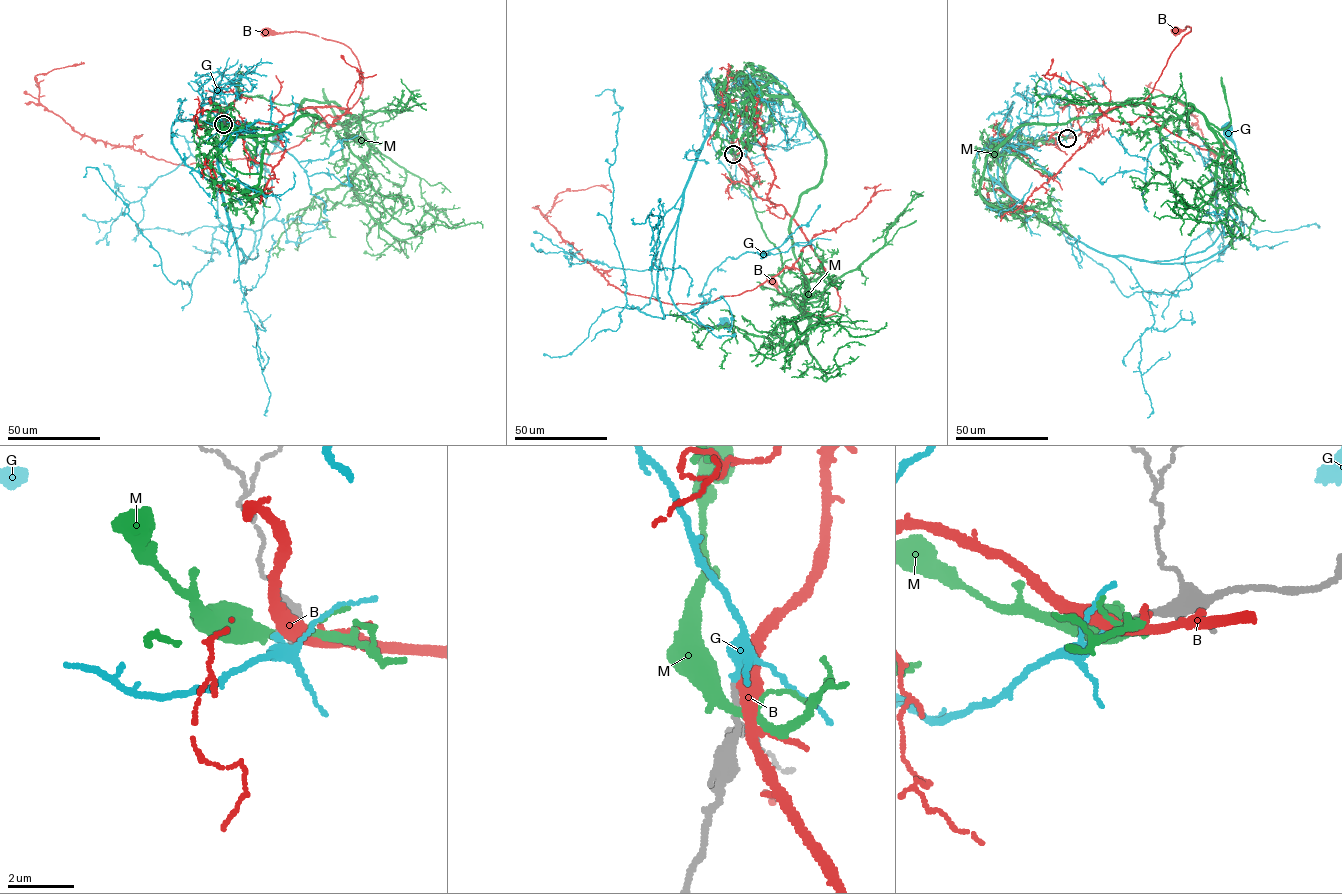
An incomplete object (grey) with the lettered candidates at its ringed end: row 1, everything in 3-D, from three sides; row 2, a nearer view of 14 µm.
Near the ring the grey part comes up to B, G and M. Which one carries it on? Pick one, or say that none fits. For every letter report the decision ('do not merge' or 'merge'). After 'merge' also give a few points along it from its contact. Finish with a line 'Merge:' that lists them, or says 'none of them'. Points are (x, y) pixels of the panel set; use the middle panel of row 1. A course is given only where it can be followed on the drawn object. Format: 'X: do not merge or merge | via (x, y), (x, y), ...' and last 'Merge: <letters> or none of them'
B: do not merge
G: merge | via (733, 155), (725, 125), (705, 116), (704, 77), (718, 108), (684, 189), (668, 292), (701, 326), (725, 323)
M: do not merge
Merge: G

